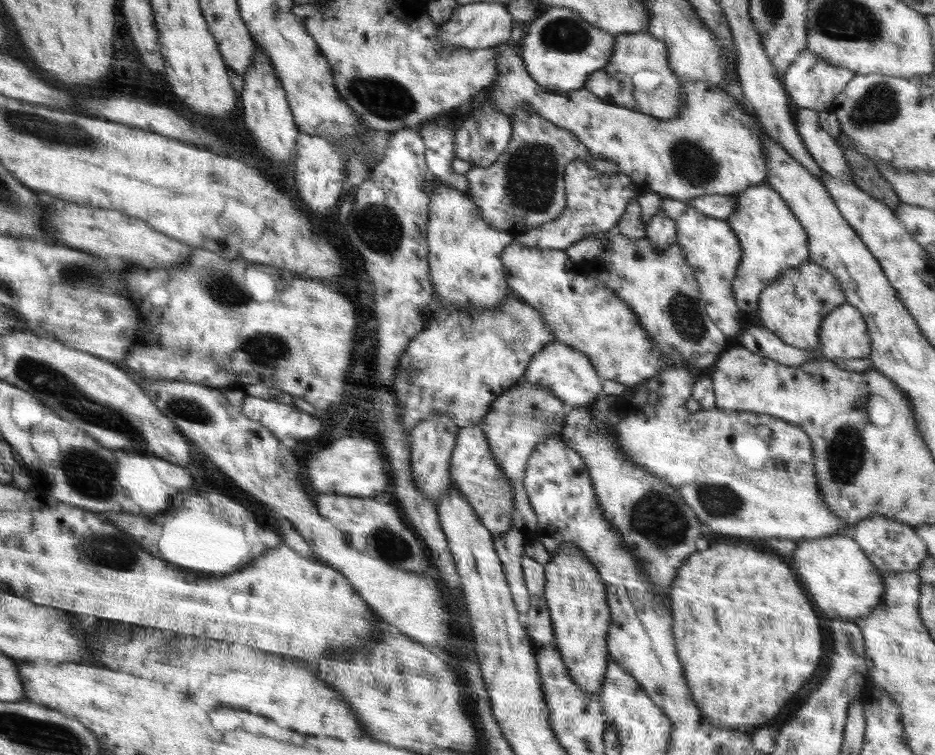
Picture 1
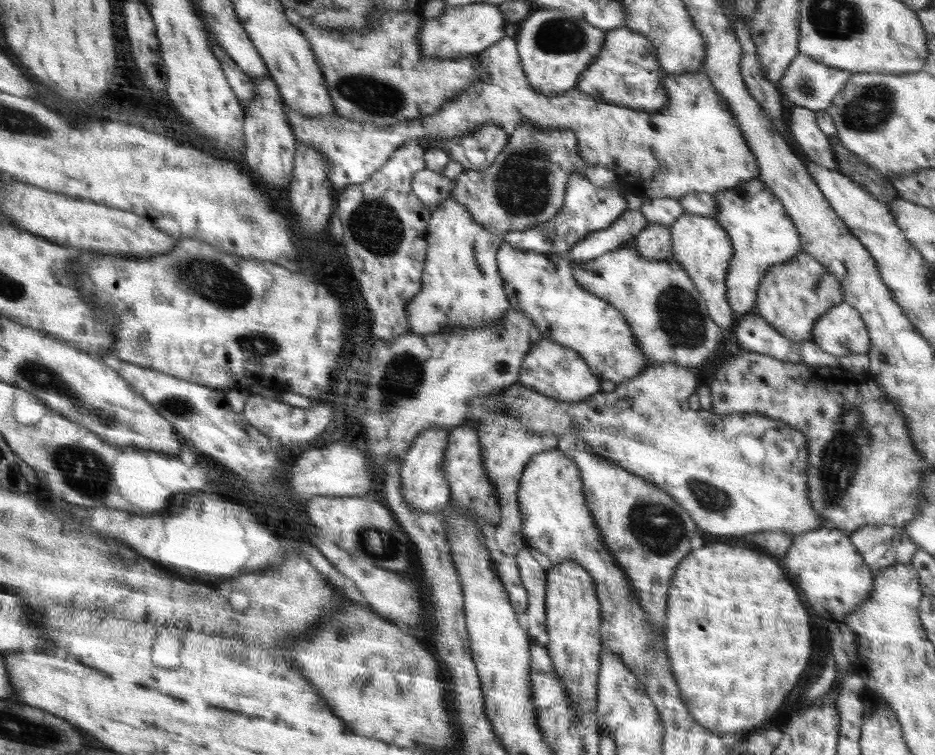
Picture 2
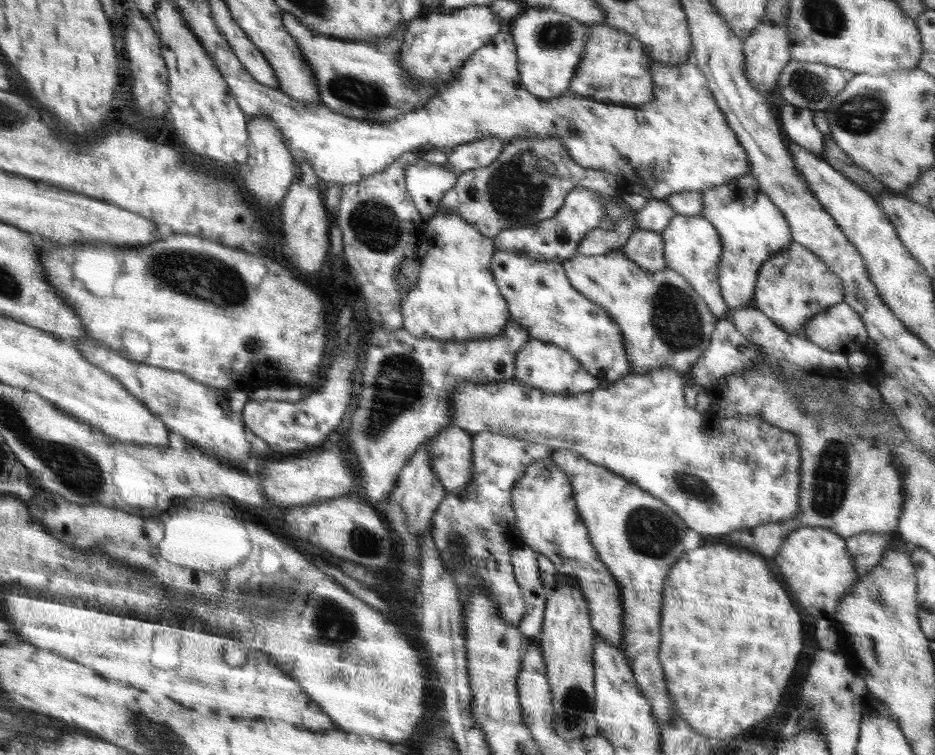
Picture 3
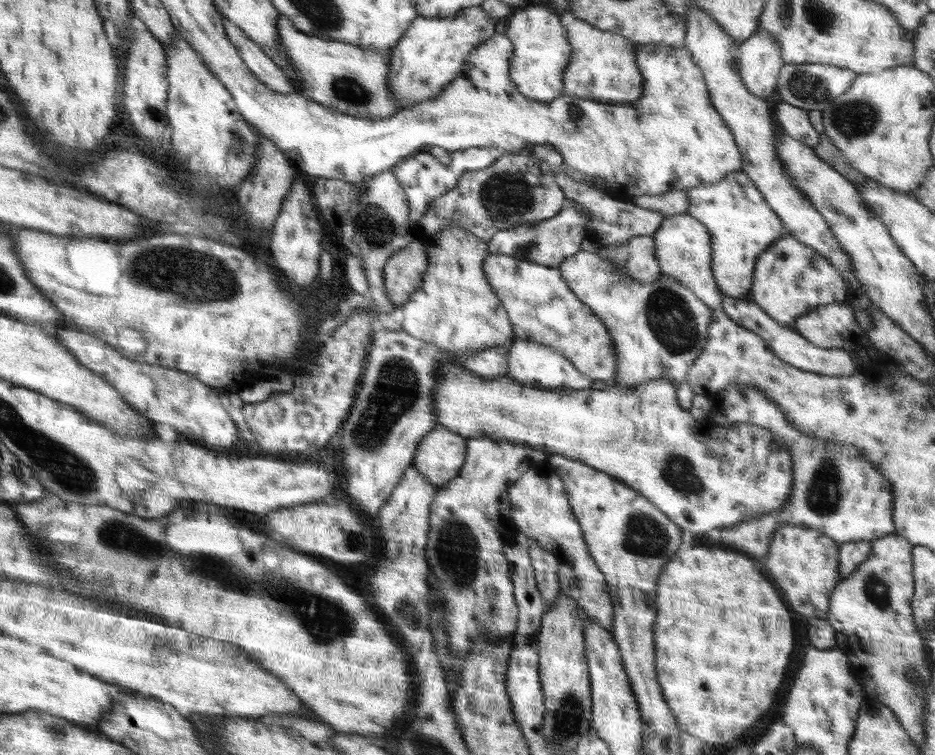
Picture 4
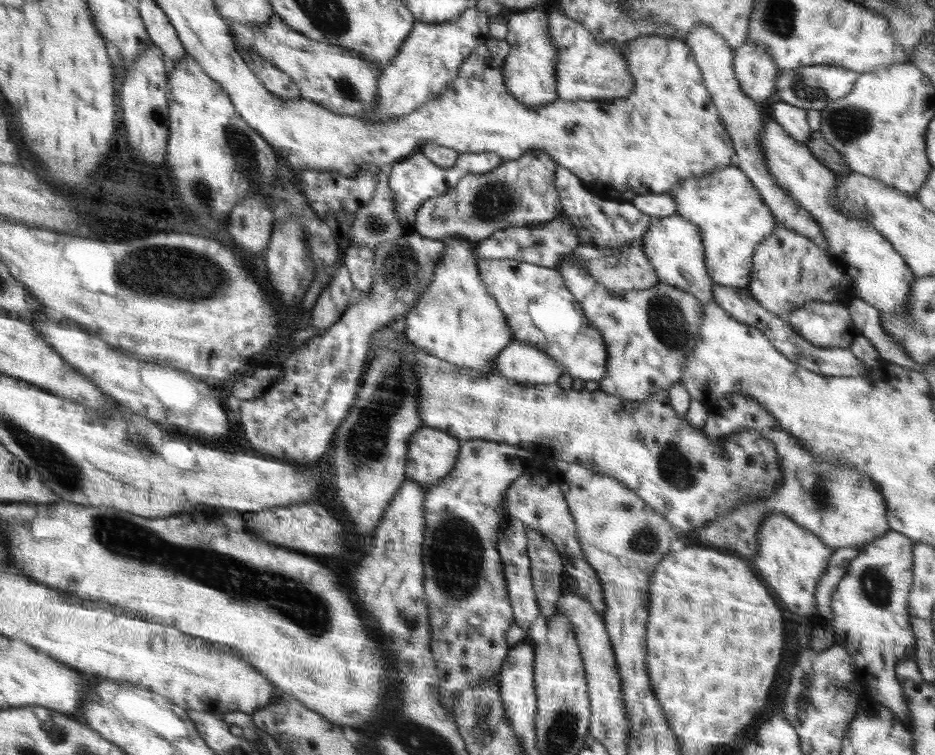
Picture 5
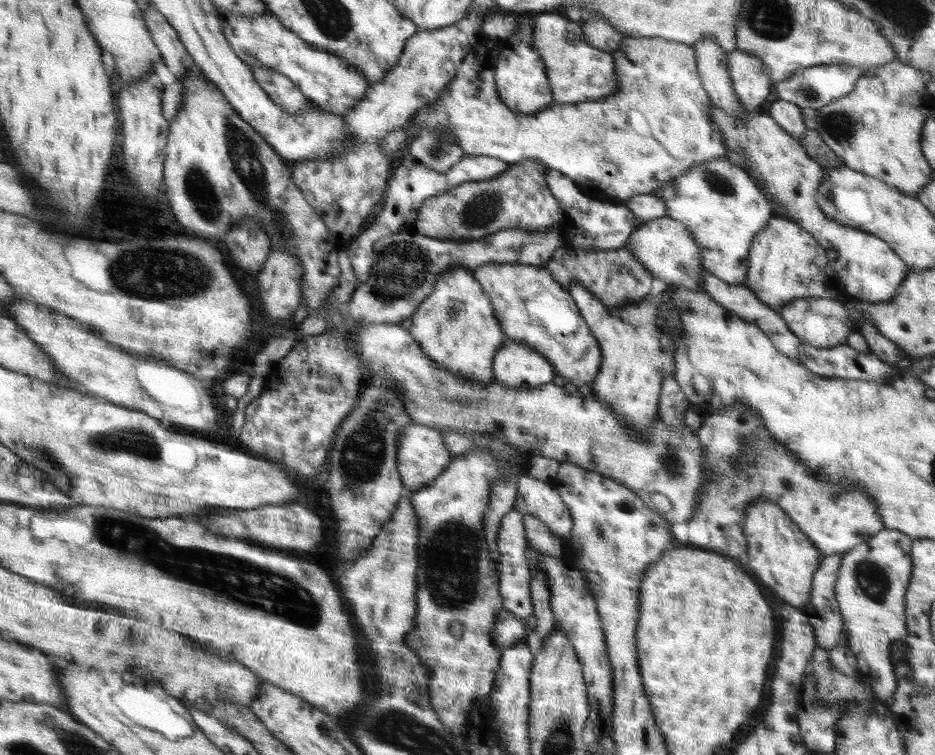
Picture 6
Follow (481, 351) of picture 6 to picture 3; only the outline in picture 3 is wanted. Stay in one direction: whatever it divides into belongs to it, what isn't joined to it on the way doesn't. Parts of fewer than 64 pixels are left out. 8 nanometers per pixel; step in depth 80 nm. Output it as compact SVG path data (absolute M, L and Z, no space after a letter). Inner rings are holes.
M451 210L434 213L428 220L426 235L429 249L422 258L420 274L416 286L412 287L401 304L403 329L421 338L445 342L466 342L473 338L490 338L503 335L510 315L507 302L498 290L492 276L491 263L497 248L492 238L482 234L476 227L468 224L459 214Z

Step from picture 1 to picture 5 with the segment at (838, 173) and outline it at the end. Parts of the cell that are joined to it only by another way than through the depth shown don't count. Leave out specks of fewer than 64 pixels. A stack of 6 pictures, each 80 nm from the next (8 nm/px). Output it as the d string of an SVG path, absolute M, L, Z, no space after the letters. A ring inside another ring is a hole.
M779 101L771 108L772 116L777 124L796 140L806 142L812 132L808 125L807 112L802 108Z

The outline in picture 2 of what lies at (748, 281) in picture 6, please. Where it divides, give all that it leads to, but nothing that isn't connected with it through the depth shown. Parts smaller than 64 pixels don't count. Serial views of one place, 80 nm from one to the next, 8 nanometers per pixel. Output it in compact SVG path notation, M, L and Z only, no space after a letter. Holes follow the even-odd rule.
M803 250L796 258L768 267L760 279L754 310L768 321L780 334L794 342L811 340L814 323L833 306L843 301L842 285L822 263Z

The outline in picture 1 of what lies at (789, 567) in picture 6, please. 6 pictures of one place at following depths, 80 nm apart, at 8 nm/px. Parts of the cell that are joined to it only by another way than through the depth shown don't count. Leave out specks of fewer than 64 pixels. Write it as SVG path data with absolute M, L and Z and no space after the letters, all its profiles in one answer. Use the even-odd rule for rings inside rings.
M851 536L820 537L796 542L791 569L798 576L814 608L822 617L851 619L865 617L884 598L884 575L868 560Z

